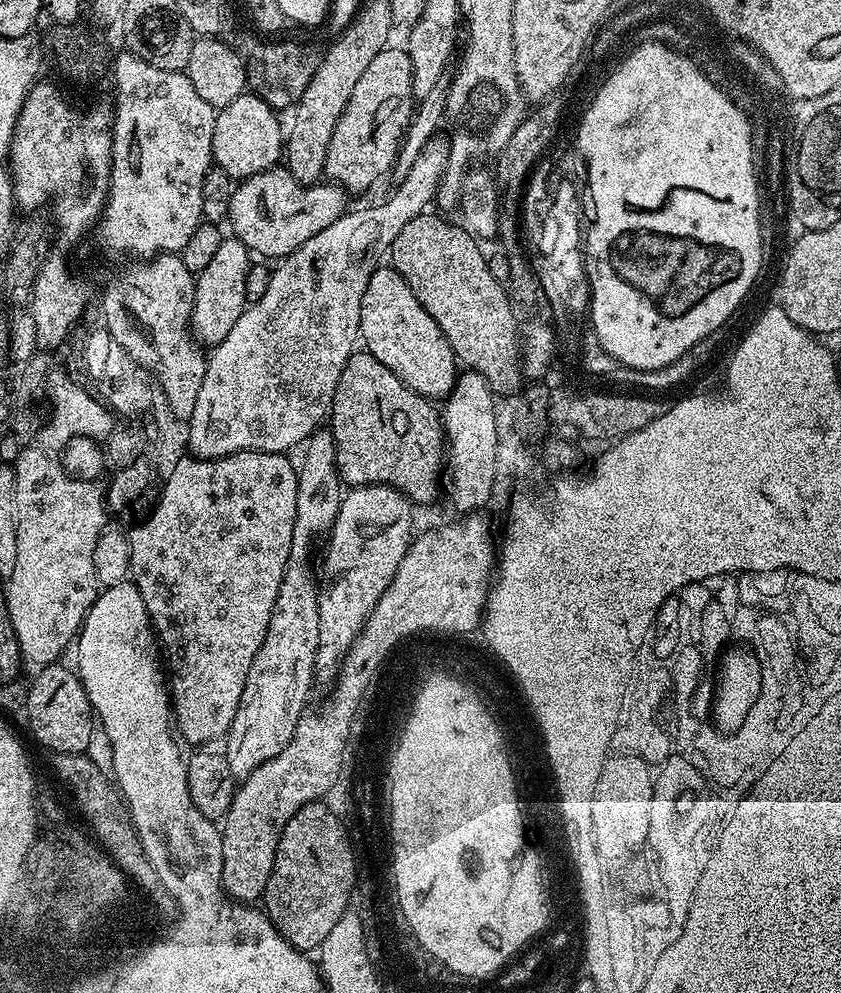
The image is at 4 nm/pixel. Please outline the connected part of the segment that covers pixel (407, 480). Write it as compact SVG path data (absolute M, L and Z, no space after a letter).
M367 350L353 352L338 379L330 411L330 431L336 444L336 466L341 481L348 486L388 484L404 493L413 505L434 503L436 495L442 492L446 449L444 421L436 407L428 397L406 387Z

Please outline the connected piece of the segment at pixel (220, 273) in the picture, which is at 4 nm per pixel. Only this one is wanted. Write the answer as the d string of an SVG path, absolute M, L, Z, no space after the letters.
M225 238L222 246L218 246L218 254L214 254L214 258L210 258L210 263L196 276L190 331L201 345L215 346L223 342L249 305L246 292L250 267L248 258L250 251L243 242L235 238Z

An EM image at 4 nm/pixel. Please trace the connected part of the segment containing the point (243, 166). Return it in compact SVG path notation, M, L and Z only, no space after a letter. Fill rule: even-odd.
M255 94L234 98L230 106L219 109L212 143L215 167L224 170L236 182L277 167L286 152L286 136L283 131L280 133L280 120L276 116L279 116L277 109L271 108L261 96Z

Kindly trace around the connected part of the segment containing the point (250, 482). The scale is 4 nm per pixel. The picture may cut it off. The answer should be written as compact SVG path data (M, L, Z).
M236 452L216 459L184 458L175 475L169 481L167 492L156 514L147 519L147 524L127 529L129 544L129 568L131 583L142 594L142 602L146 602L148 618L166 653L166 664L172 667L170 680L170 708L174 713L174 724L180 727L184 735L183 743L208 746L211 740L227 737L232 728L234 714L238 714L238 706L242 698L242 690L246 686L246 678L250 674L250 666L254 666L254 658L258 650L262 650L262 642L268 633L270 618L274 614L274 606L278 602L278 590L286 573L287 559L290 558L291 539L294 535L295 506L298 497L297 465L288 461L285 453L270 452Z

